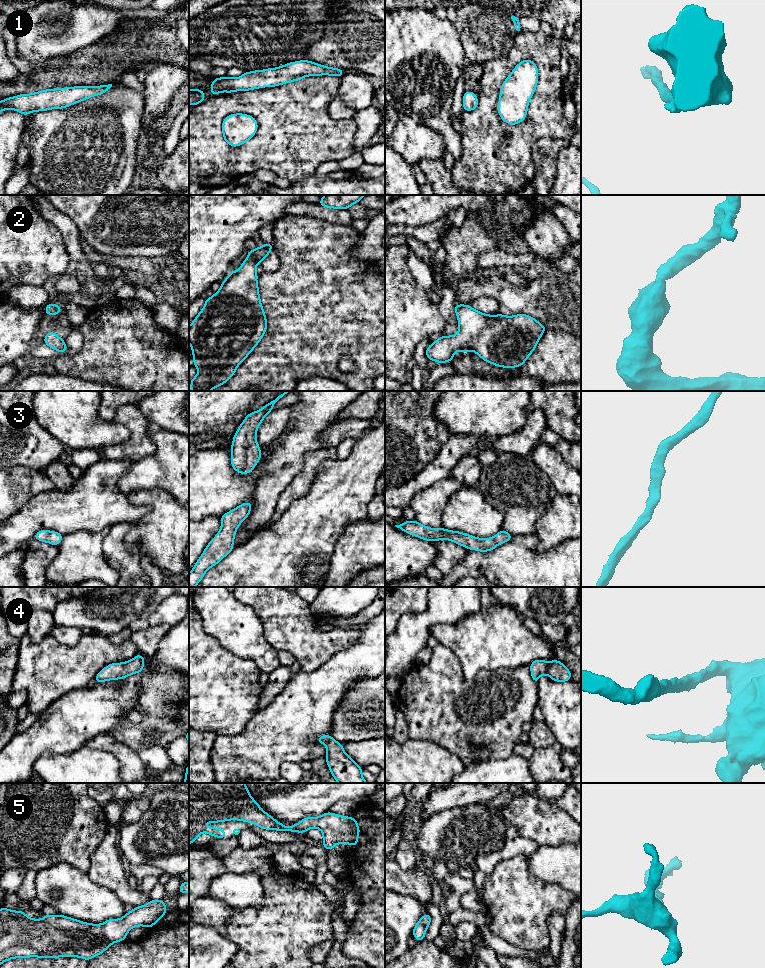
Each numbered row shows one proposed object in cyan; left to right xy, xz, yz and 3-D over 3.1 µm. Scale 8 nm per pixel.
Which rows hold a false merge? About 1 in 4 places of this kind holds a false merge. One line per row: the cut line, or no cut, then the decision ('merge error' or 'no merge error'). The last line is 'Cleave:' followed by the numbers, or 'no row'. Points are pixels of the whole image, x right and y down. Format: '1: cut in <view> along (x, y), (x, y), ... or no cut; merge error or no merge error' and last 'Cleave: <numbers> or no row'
1: no cut; no merge error
2: no cut; no merge error
3: no cut; no merge error
4: no cut; no merge error
5: no cut; no merge error
Cleave: no row

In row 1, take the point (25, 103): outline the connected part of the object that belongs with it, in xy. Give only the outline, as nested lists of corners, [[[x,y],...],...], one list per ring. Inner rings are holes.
[[[112,84],[102,86],[76,86],[41,90],[31,94],[21,94],[0,101],[0,113],[12,109],[27,116],[31,112],[61,109],[93,96],[107,92]]]

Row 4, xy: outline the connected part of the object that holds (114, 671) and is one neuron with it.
[[[138,654],[132,660],[109,664],[97,674],[94,681],[101,683],[107,680],[123,679],[132,674],[140,673],[143,670],[144,662],[144,656]]]

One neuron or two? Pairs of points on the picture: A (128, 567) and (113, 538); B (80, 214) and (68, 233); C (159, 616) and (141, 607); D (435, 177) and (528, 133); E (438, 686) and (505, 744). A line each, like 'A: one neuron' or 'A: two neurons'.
A: one neuron
B: two neurons
C: two neurons
D: two neurons
E: one neuron

